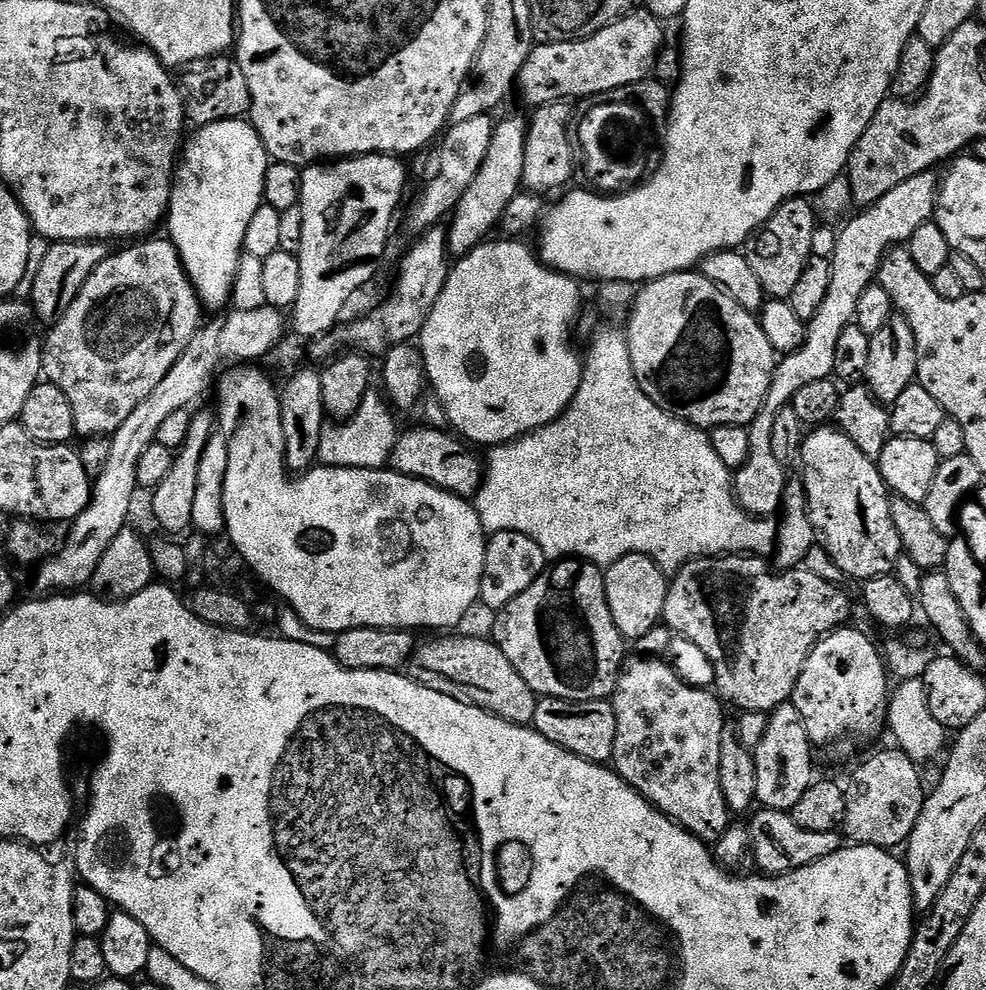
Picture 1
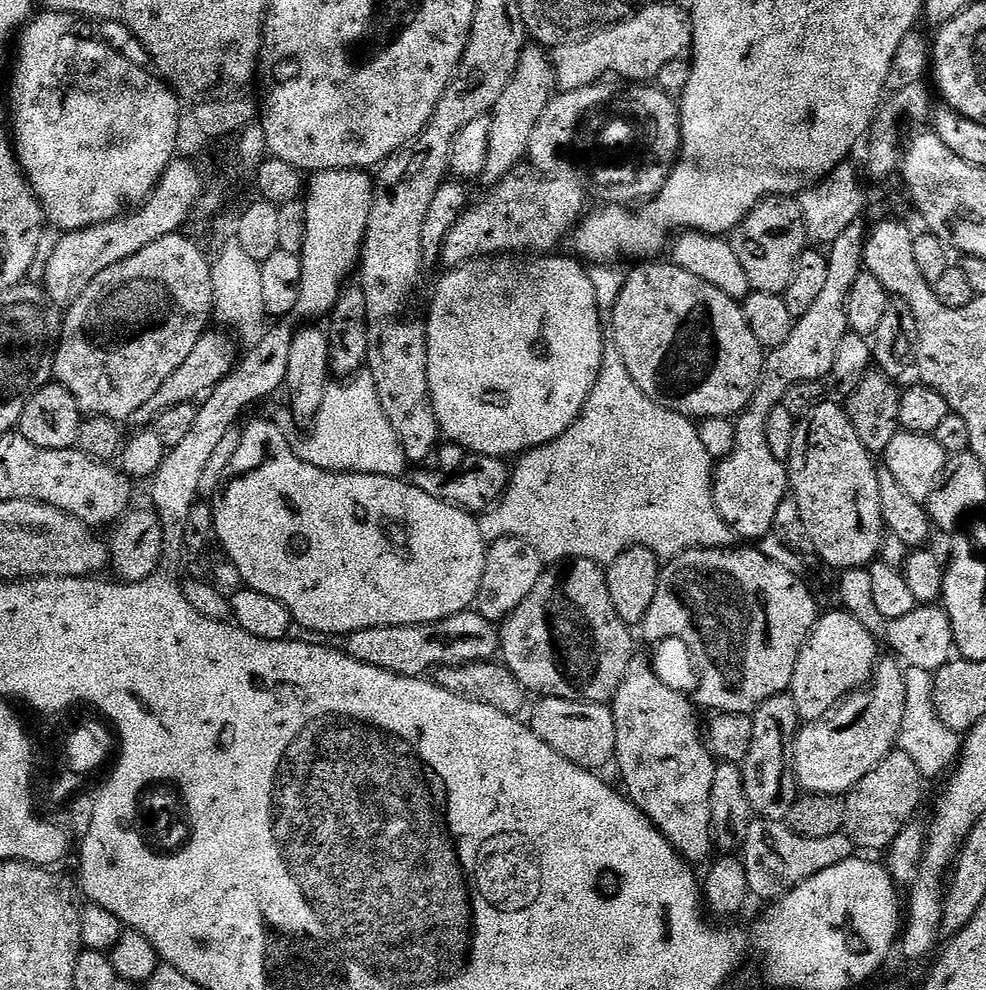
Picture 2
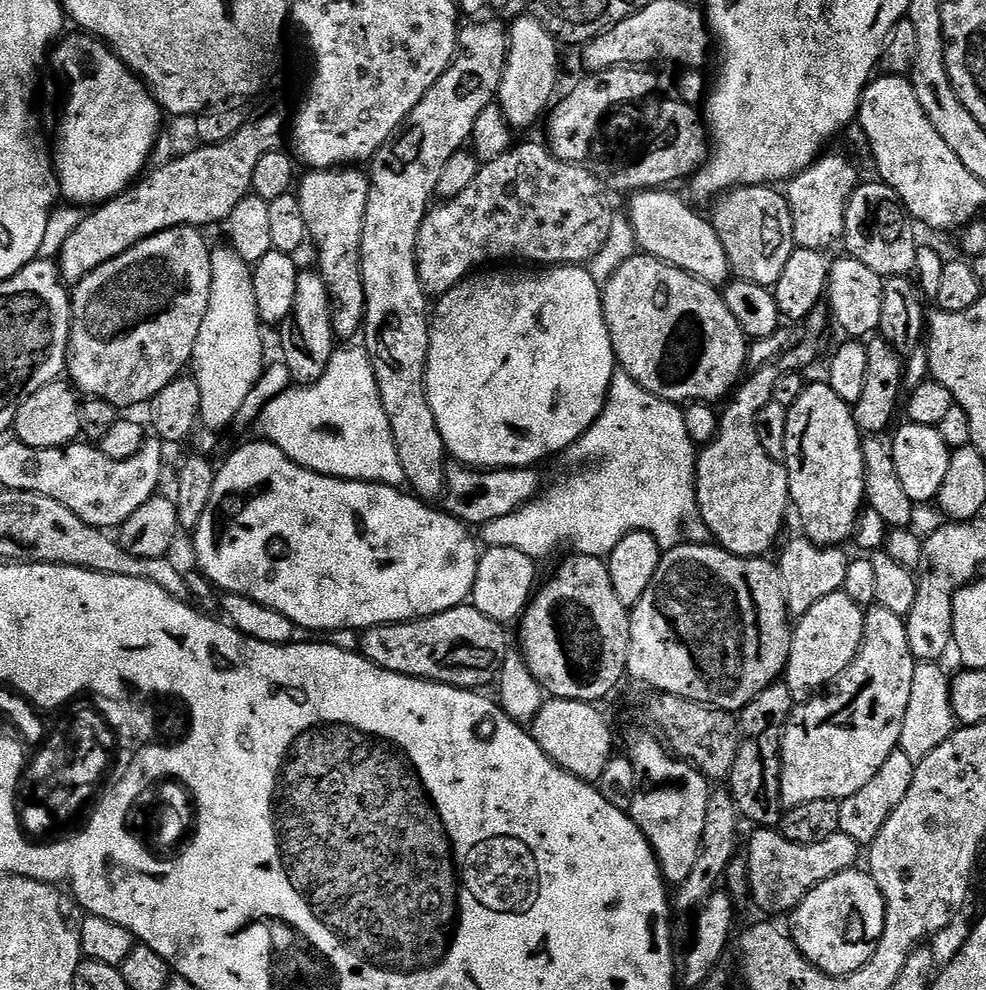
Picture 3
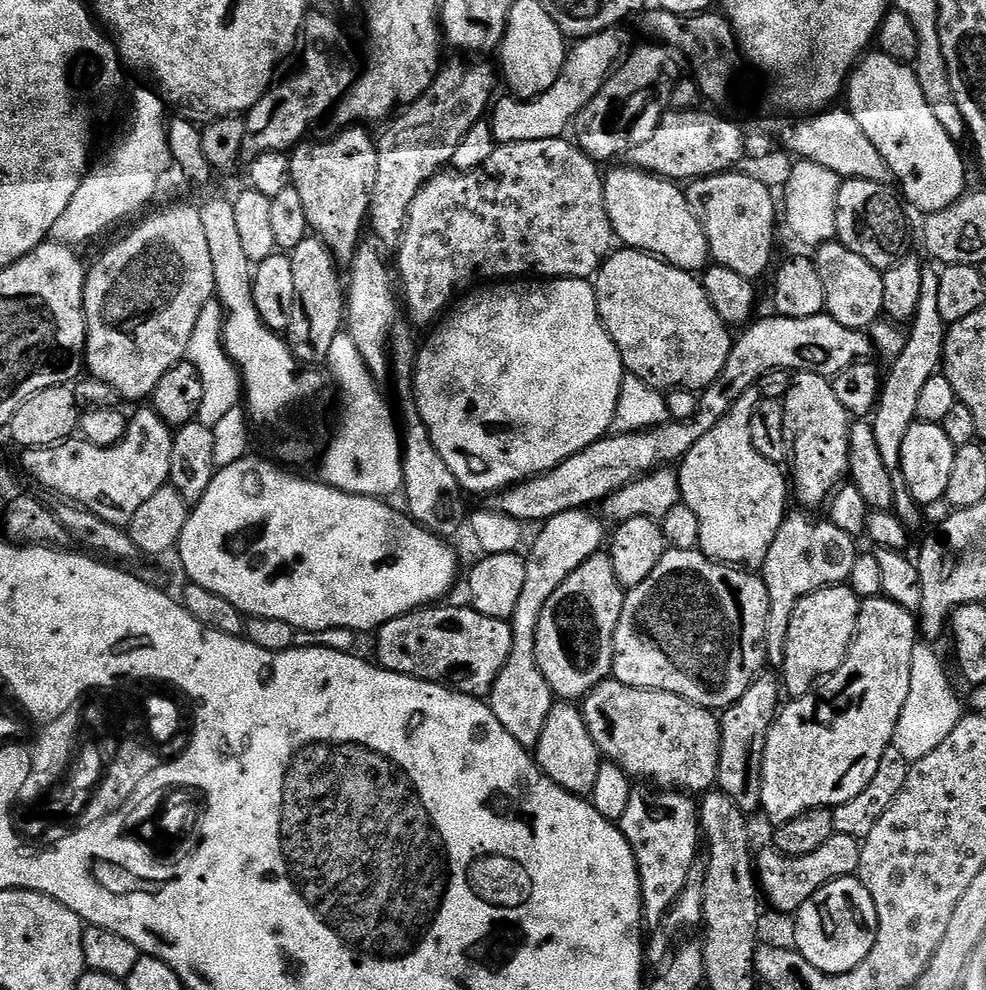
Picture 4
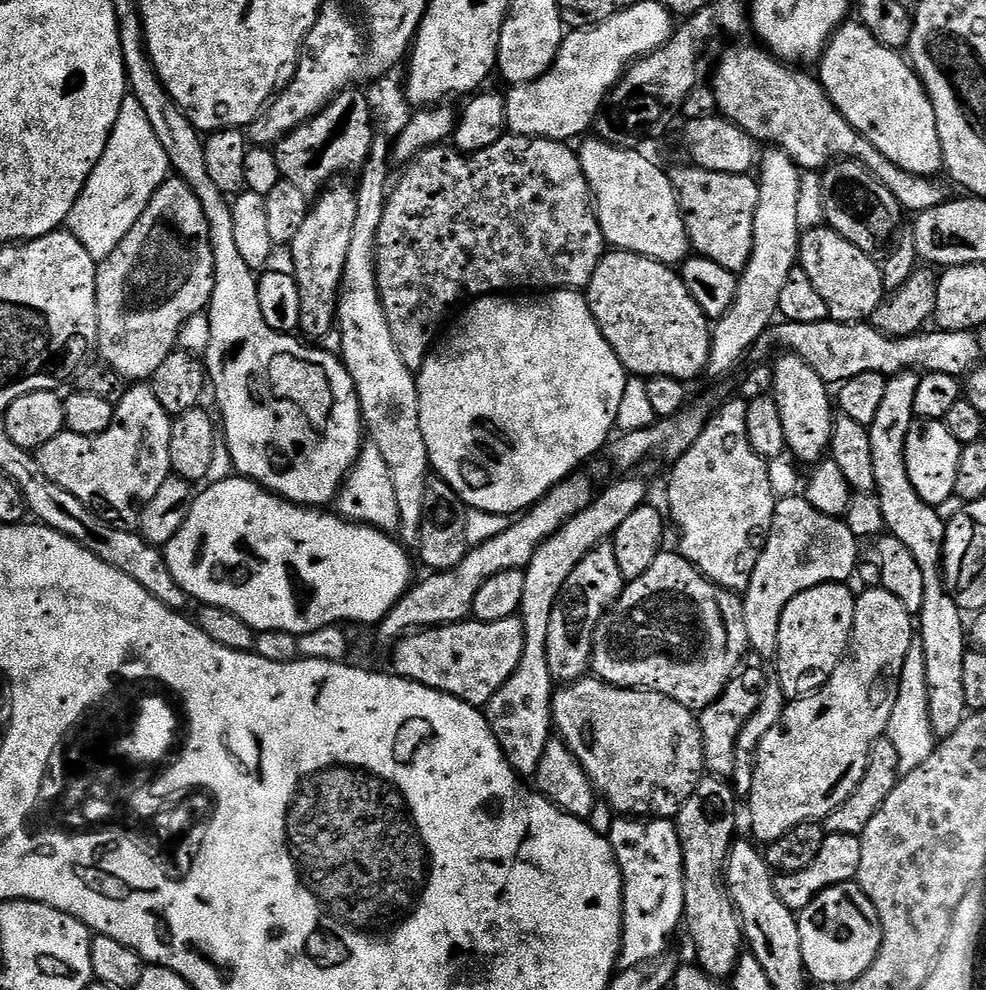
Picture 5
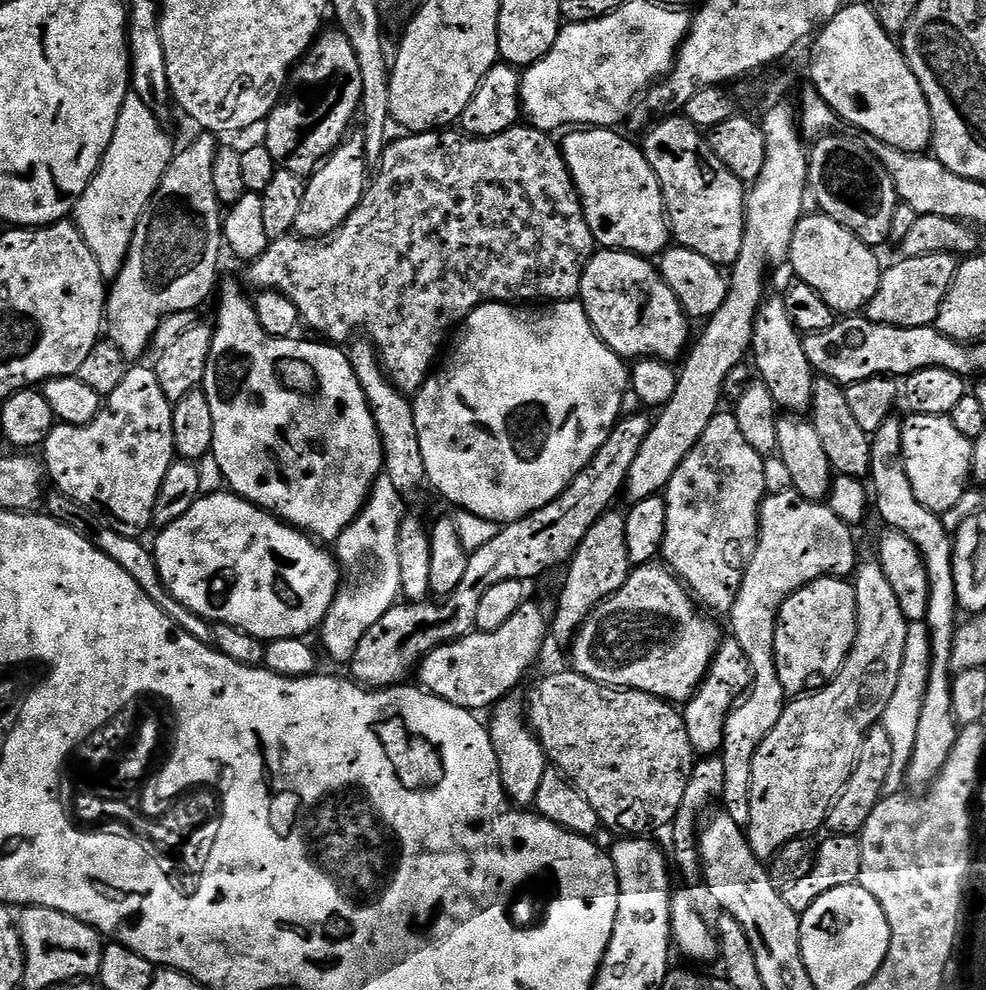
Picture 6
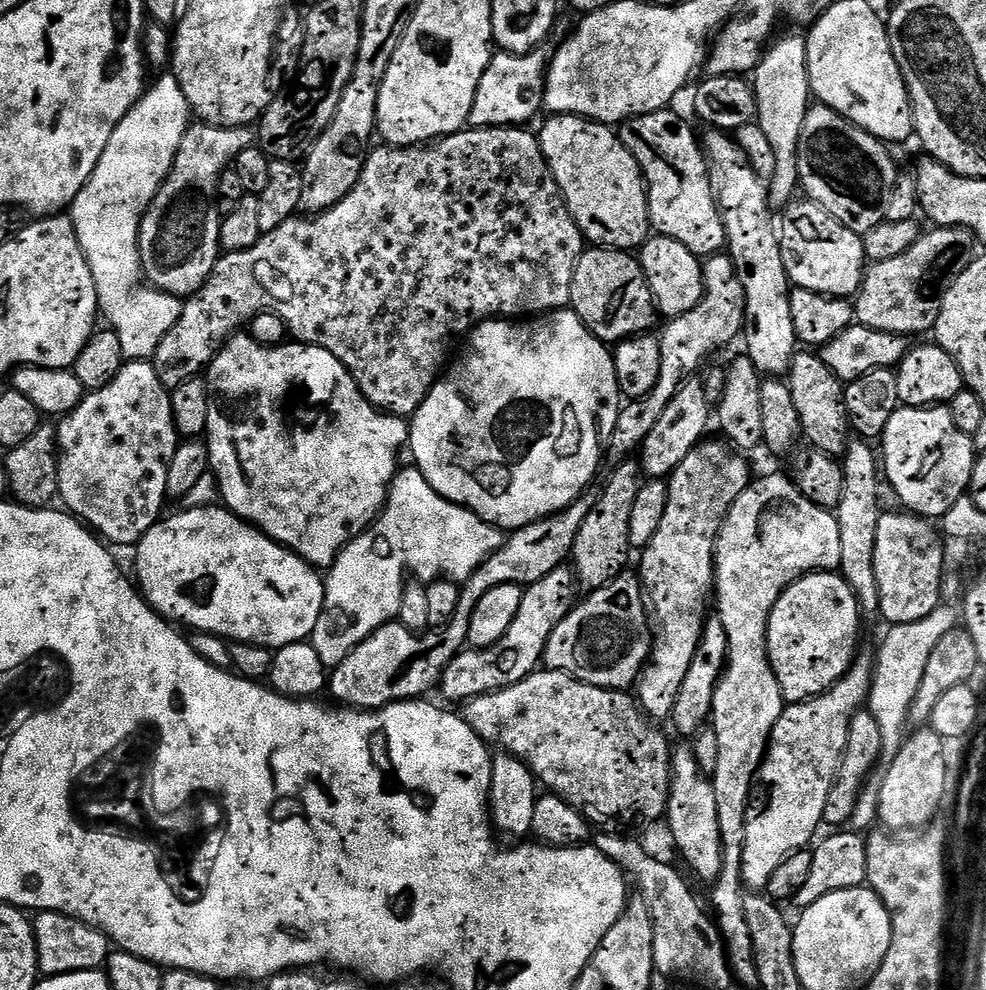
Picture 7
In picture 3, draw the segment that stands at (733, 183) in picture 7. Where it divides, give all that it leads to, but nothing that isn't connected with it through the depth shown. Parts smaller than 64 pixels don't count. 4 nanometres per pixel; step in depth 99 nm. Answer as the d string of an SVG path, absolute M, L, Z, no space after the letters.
M827 382L809 383L802 390L798 402L788 407L786 418L786 454L782 461L788 472L788 498L794 516L804 527L803 535L823 548L847 545L855 537L856 526L865 507L866 470L864 469L864 442L860 427L854 422L852 405L842 402Z

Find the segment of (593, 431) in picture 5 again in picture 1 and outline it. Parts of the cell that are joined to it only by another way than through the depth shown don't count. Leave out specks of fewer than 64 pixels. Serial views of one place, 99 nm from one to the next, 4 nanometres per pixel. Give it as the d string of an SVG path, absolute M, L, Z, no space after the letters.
M496 239L485 240L483 244L479 244L477 248L467 252L465 256L459 257L451 265L446 278L446 286L442 290L442 294L438 294L438 302L434 302L434 310L430 310L430 318L426 318L426 326L421 330L418 337L418 347L424 356L424 371L428 373L431 391L436 391L435 403L442 406L448 424L472 446L509 444L511 440L525 436L527 432L533 432L550 422L554 422L564 413L566 406L570 406L574 394L578 394L578 386L584 373L581 353L579 356L572 349L572 328L574 332L574 325L582 312L580 309L581 285L573 277L565 276L564 273L555 272L548 267L533 249L531 252L526 245L520 244L524 242L519 239Z

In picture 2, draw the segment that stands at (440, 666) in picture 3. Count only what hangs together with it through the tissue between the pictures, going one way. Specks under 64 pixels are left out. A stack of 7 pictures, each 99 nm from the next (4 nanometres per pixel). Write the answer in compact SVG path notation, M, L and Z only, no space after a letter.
M469 610L429 624L358 630L347 637L346 643L347 655L366 666L381 668L396 676L420 678L438 668L491 661L500 650L500 633L493 621L482 618L475 610Z

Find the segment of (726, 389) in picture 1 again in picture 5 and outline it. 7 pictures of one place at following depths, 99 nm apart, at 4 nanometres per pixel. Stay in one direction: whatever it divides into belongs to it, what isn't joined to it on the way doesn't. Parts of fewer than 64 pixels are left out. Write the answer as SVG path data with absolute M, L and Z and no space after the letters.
M609 251L598 262L594 278L590 278L586 299L606 342L610 342L614 354L618 354L625 372L641 378L669 376L691 382L699 372L705 371L712 349L712 324L702 306L690 298L690 290L686 290L675 267L633 252Z

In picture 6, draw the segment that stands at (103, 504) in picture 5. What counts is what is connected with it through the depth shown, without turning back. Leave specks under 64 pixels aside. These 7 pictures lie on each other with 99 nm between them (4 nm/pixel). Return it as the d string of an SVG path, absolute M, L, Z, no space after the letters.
M132 366L127 369L122 378L122 382L118 382L118 388L114 390L103 401L101 410L95 418L88 424L61 424L57 423L50 430L50 434L44 439L42 445L42 463L46 469L46 476L49 481L54 483L55 491L70 497L74 502L78 502L84 508L95 510L100 519L105 524L110 525L114 530L118 530L118 534L126 534L127 536L139 537L140 532L144 532L147 528L153 527L152 511L154 510L154 502L158 498L158 490L162 490L162 478L166 478L166 470L170 470L170 466L177 459L174 446L174 428L171 425L171 416L173 410L173 401L166 398L166 394L162 394L162 388L158 386L158 378L155 371L151 367L136 368L140 366Z

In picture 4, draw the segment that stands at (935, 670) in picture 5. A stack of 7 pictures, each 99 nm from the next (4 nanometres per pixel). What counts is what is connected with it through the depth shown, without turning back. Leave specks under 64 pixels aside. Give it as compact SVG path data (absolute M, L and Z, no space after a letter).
M925 267L922 272L921 297L918 298L916 316L910 321L907 329L908 341L906 350L898 354L896 360L891 361L892 373L887 373L883 379L880 390L880 401L876 404L876 411L871 417L870 423L874 430L874 439L878 441L878 450L882 453L882 462L886 462L886 470L892 474L892 482L896 497L892 503L896 516L909 530L916 530L920 524L921 505L908 492L904 484L904 476L900 473L902 462L902 442L906 438L906 430L910 430L912 424L917 423L916 411L918 410L918 397L930 382L932 376L941 371L944 362L944 334L946 325L942 314L938 314L938 282L939 271L934 267Z

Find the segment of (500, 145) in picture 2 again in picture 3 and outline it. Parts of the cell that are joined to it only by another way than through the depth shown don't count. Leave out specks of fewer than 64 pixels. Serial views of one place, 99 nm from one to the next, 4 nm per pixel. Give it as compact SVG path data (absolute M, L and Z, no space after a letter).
M531 14L523 15L508 28L508 61L498 97L502 114L513 130L532 128L539 120L541 123L557 95L556 83L560 80L561 45L550 34L550 30L542 26L542 22L538 22Z

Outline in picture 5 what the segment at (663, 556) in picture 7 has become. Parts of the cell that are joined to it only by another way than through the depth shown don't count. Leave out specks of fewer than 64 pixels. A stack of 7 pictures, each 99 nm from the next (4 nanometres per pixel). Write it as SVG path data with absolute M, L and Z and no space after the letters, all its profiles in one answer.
M733 398L728 405L717 407L708 420L706 430L698 442L682 454L682 458L671 465L668 476L668 508L670 520L680 531L678 551L698 571L718 586L742 594L747 588L754 566L768 541L774 522L777 497L771 489L769 461L764 460L750 446L750 434L746 434L746 410L748 401Z

